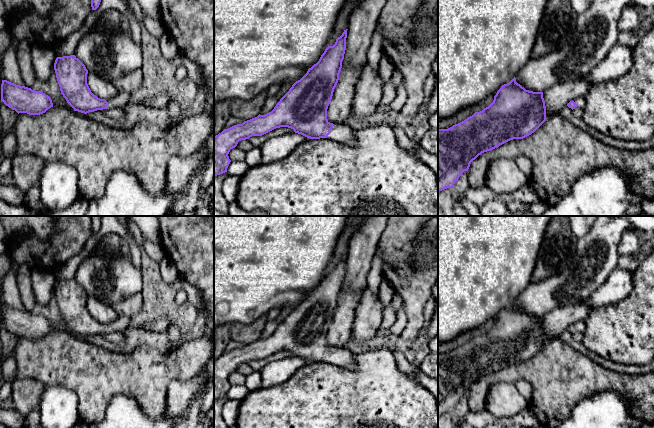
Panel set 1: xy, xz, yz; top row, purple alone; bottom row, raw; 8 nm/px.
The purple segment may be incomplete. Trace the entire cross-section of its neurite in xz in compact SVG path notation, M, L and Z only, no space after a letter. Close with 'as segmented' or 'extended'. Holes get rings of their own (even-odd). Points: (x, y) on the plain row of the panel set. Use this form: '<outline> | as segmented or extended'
M347 254L336 263L333 270L328 270L321 279L319 285L308 293L307 297L296 305L289 315L280 323L274 333L255 342L244 345L224 353L214 360L214 400L227 396L231 386L229 376L235 372L239 365L249 363L252 360L262 360L276 352L288 351L295 357L310 363L328 362L347 369L355 369L355 354L344 347L333 348L327 343L327 333L333 320L334 313L339 304L342 285L346 274Z | extended

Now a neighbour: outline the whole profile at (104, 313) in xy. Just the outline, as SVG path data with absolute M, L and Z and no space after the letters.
M88 296L87 308L91 316L100 323L109 323L118 318L113 307L107 303L98 300L95 297Z

